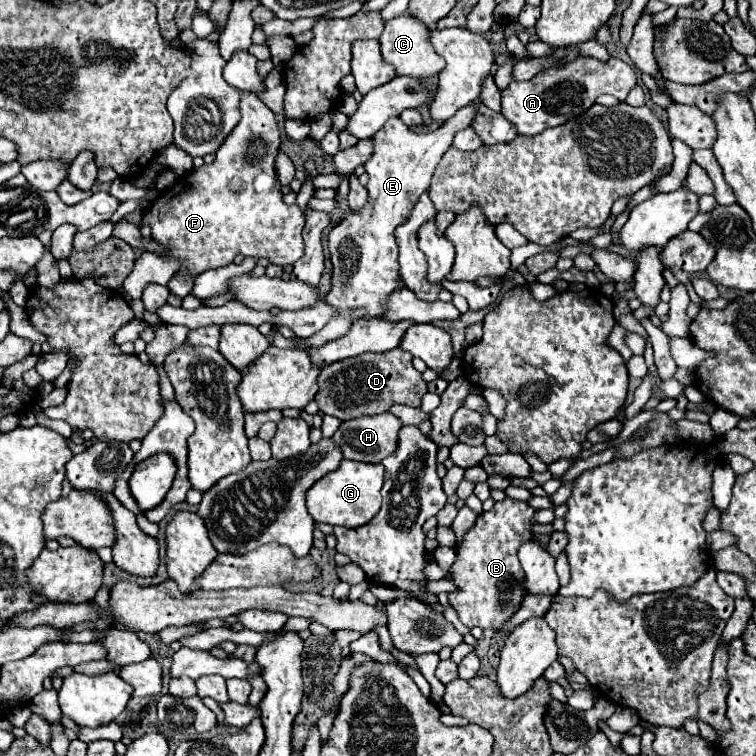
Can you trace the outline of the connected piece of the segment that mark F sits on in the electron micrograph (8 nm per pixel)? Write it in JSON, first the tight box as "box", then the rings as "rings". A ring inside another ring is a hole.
{"box":[139,93,305,277],"rings":[[[241,93],[239,103],[241,119],[237,127],[227,135],[223,145],[217,149],[217,157],[211,165],[203,165],[193,169],[189,175],[181,177],[171,189],[159,193],[159,197],[151,203],[145,211],[139,227],[151,227],[151,237],[167,249],[161,253],[163,259],[181,259],[179,273],[187,273],[197,277],[209,269],[225,267],[233,263],[237,255],[255,257],[255,259],[269,259],[273,265],[293,265],[303,255],[303,239],[301,231],[305,225],[303,211],[299,205],[287,205],[283,201],[281,183],[275,173],[275,159],[281,147],[281,133],[275,121],[273,111],[255,95],[255,93]]]}

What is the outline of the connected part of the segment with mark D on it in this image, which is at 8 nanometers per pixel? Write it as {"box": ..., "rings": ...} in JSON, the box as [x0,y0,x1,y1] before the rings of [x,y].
{"box":[315,349,427,421],"rings":[[[391,349],[381,355],[361,355],[345,361],[331,363],[319,373],[319,391],[315,403],[325,415],[333,415],[341,421],[385,413],[391,405],[401,403],[407,407],[419,407],[421,397],[427,393],[427,383],[421,373],[411,365],[411,355],[401,349]]]}

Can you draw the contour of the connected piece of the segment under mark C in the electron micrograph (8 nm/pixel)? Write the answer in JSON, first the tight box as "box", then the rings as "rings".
{"box":[381,15,445,81],"rings":[[[399,15],[385,23],[385,31],[381,35],[381,55],[387,63],[391,63],[399,77],[413,77],[417,81],[427,81],[429,77],[435,77],[443,71],[445,61],[429,47],[429,39],[425,39],[427,27],[413,19],[411,15]]]}

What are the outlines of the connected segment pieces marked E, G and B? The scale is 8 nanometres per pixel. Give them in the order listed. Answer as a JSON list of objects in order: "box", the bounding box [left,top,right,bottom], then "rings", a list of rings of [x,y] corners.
[{"box":[271,103,473,348],"rings":[[[469,103],[467,107],[463,107],[453,119],[449,119],[449,123],[445,123],[445,127],[439,127],[435,131],[429,133],[413,133],[407,129],[407,125],[399,119],[399,117],[391,117],[375,135],[373,135],[373,153],[371,157],[365,161],[365,171],[369,173],[369,183],[367,183],[367,191],[369,191],[369,203],[361,213],[353,213],[349,215],[345,221],[341,221],[337,227],[331,229],[329,233],[329,251],[331,251],[331,263],[333,263],[333,287],[329,291],[329,295],[325,295],[325,301],[333,307],[343,307],[343,315],[333,317],[331,323],[327,323],[319,333],[315,333],[309,339],[285,339],[283,335],[279,335],[275,331],[271,335],[271,343],[278,348],[297,348],[309,347],[309,345],[321,345],[329,339],[337,339],[341,335],[345,335],[345,331],[351,327],[351,323],[355,319],[361,317],[377,317],[383,311],[383,303],[389,297],[389,293],[395,289],[395,279],[399,275],[399,263],[397,263],[397,241],[395,241],[395,227],[401,225],[405,221],[405,215],[409,213],[409,207],[413,207],[413,199],[417,199],[417,195],[421,195],[421,191],[429,189],[431,183],[431,175],[437,167],[437,163],[441,161],[441,155],[449,149],[453,135],[465,127],[471,125],[473,119],[473,103]]]},{"box":[307,459,385,527],"rings":[[[343,459],[341,465],[321,477],[307,491],[307,511],[317,523],[343,525],[343,527],[359,527],[369,523],[377,511],[381,509],[381,485],[385,479],[385,468],[381,463],[361,463]]]},{"box":[447,499,533,629],"rings":[[[505,499],[493,505],[491,511],[485,511],[477,517],[475,525],[463,535],[463,541],[457,551],[457,559],[451,567],[451,581],[457,591],[447,593],[449,605],[457,611],[463,625],[469,629],[493,629],[501,627],[517,613],[521,607],[525,591],[525,573],[521,571],[517,549],[533,537],[533,509],[525,501]]]}]

